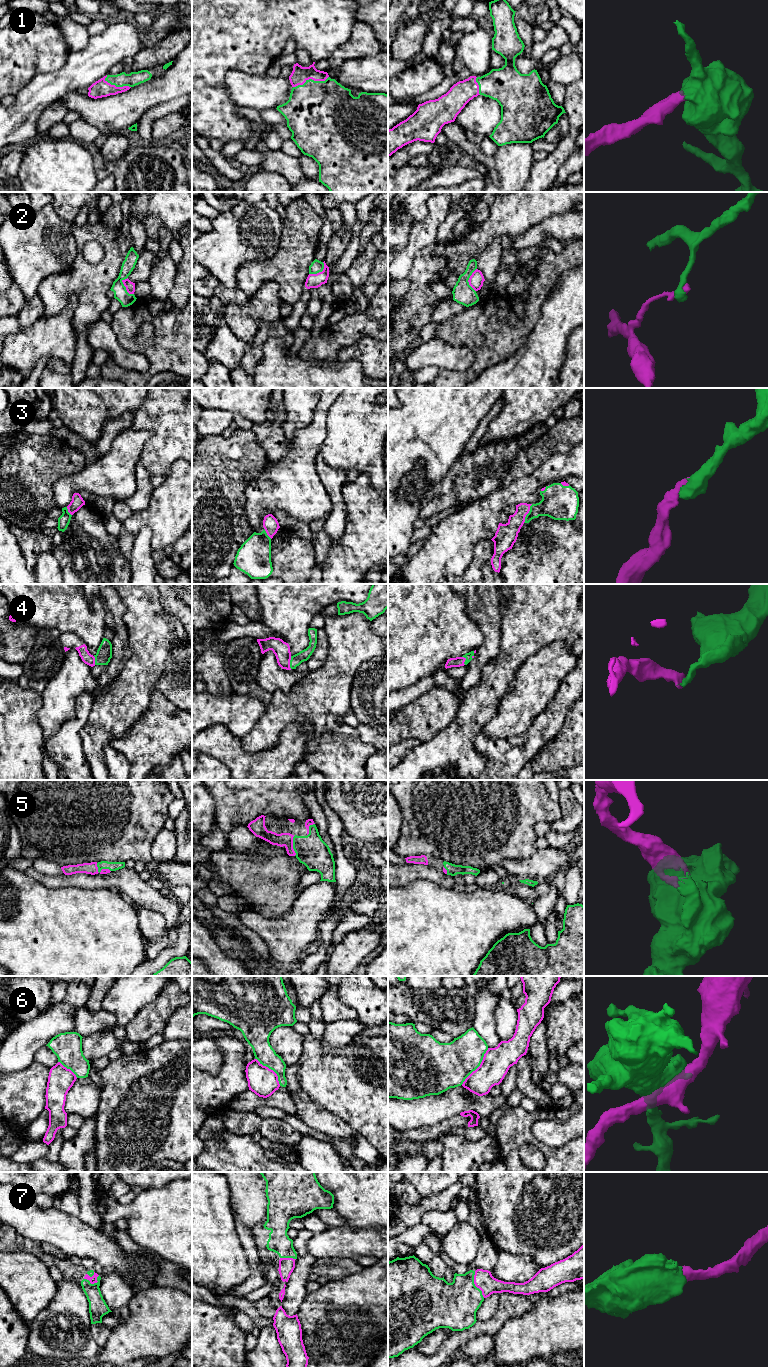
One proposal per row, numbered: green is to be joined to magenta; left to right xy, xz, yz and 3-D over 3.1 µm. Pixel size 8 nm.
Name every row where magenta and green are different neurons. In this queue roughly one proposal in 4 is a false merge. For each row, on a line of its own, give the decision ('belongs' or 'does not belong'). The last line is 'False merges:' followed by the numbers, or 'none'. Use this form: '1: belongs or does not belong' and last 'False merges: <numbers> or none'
1: belongs
2: does not belong
3: belongs
4: belongs
5: belongs
6: belongs
7: belongs
False merges: 2

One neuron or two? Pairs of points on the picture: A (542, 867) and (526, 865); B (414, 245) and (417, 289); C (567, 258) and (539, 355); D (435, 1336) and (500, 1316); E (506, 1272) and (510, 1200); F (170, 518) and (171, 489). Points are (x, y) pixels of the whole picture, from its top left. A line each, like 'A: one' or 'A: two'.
A: one
B: two
C: two
D: two
E: two
F: one

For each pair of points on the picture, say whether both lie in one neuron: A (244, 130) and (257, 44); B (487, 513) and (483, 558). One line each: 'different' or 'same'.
A: same
B: different

